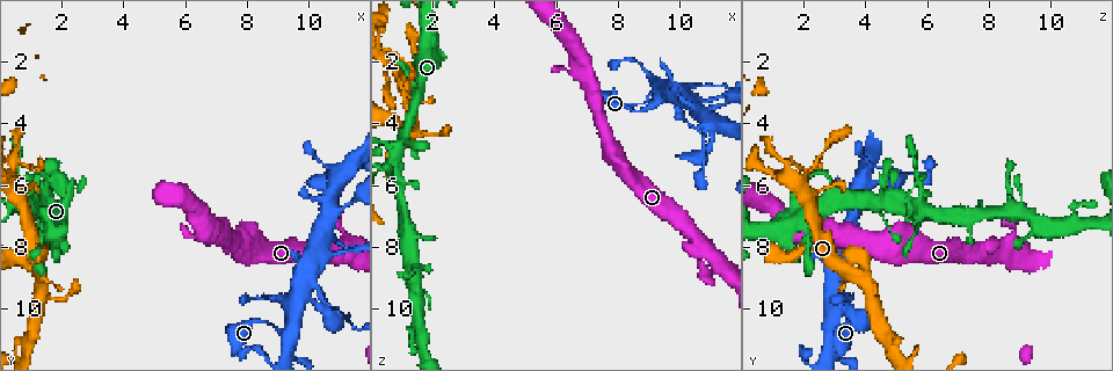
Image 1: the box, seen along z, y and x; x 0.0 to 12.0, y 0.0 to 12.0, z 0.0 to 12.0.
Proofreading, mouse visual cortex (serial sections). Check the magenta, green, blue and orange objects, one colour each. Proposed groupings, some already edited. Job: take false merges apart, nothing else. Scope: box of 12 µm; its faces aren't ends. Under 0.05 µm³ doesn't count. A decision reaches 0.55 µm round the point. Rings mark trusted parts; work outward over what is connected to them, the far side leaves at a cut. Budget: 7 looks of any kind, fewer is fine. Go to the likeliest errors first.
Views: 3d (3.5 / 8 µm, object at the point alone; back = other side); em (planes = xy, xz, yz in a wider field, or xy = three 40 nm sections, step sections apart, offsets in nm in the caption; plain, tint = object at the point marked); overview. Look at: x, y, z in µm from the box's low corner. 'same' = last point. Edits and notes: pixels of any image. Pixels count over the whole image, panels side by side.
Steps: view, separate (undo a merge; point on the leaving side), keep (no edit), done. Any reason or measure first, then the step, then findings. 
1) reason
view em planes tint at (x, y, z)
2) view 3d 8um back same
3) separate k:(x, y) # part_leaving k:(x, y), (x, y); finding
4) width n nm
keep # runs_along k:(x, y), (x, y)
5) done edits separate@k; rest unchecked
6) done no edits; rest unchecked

arms run side by side
view 3d 3.5um at (9.9, 9.6, 3.0)

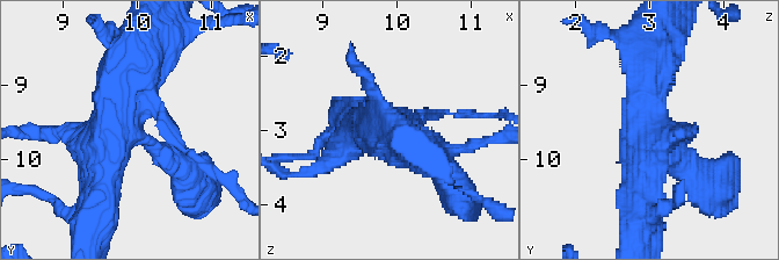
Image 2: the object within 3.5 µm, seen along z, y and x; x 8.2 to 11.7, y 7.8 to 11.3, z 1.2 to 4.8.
need the tissue
view em planes plain at (9.90, 9.70, 2.95)

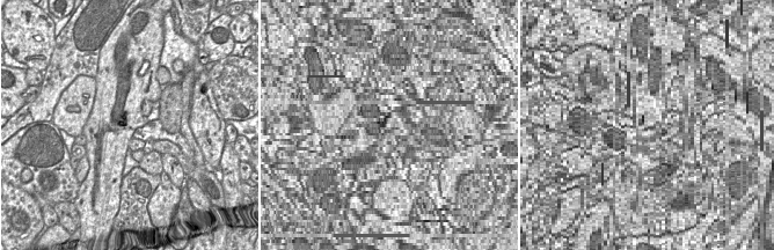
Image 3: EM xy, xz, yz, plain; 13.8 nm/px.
where the object lies
view em planes tint same

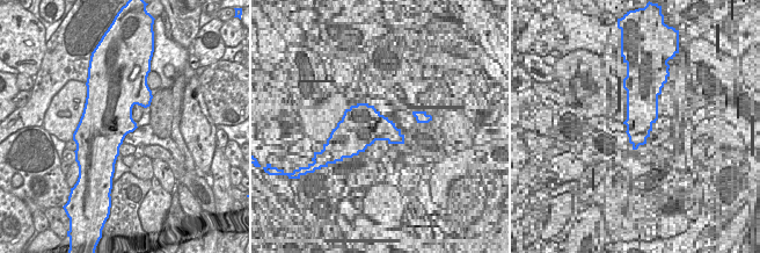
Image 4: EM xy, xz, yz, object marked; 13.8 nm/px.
keep # runs_along 2:(99, 199), (113, 99), (133, 52); all the same cell

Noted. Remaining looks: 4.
abrupt turn
view 3d 3.5um at (1.3, 9.0, 3.8)

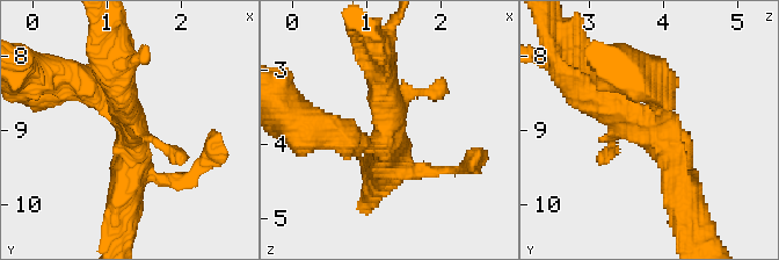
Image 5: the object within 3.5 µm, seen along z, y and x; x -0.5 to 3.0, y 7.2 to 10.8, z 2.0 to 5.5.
view em planes tint at (1.30, 8.95, 3.75)

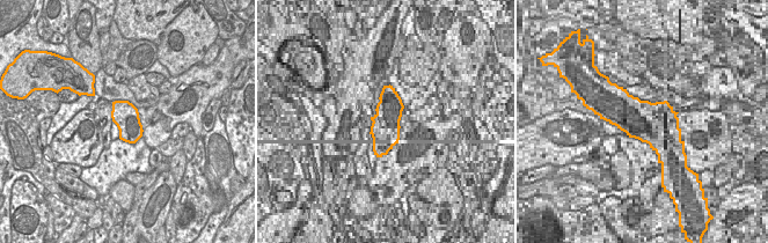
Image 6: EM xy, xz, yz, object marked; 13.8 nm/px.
view em xy step 1 tint same

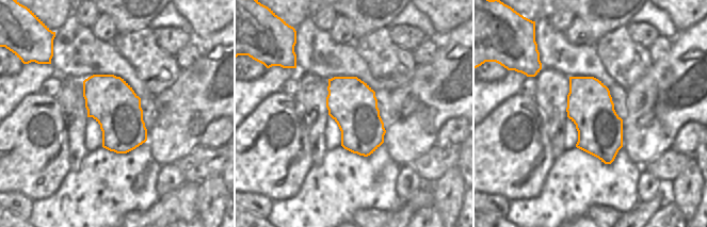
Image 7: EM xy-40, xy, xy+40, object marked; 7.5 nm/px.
keep # all the same cell

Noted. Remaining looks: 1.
done no edits; rest unchecked

